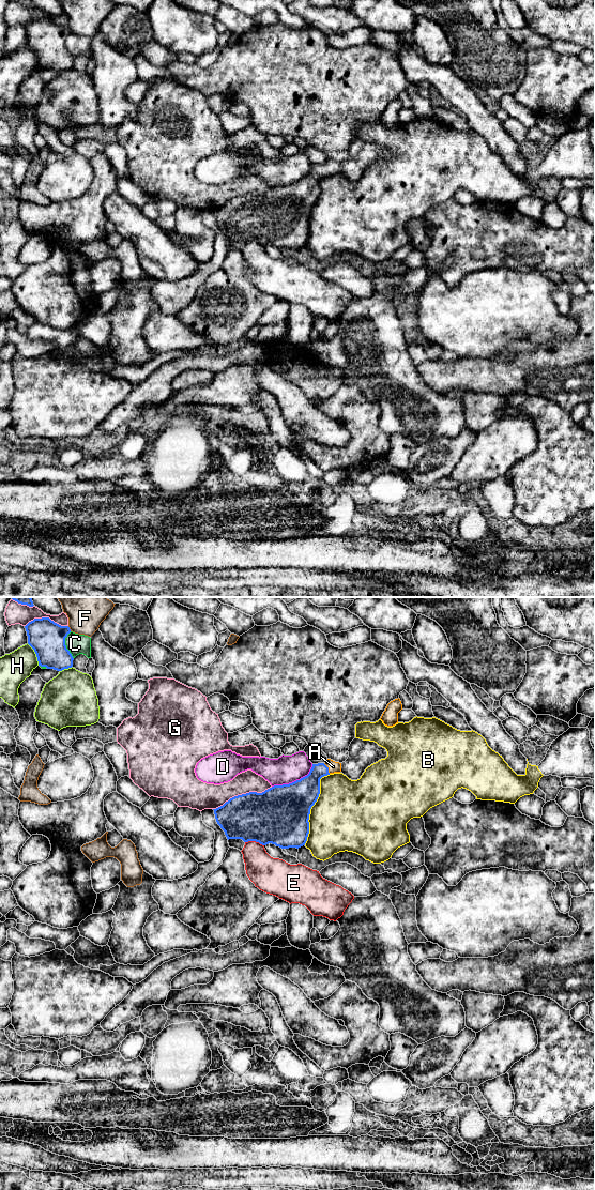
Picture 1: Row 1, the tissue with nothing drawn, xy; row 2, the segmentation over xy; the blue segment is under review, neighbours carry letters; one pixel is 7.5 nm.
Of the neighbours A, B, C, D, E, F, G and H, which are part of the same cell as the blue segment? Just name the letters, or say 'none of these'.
A

